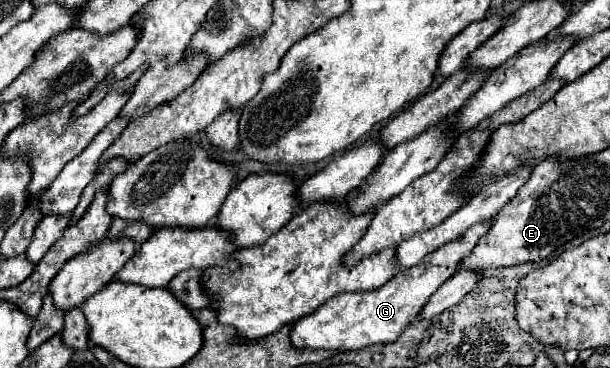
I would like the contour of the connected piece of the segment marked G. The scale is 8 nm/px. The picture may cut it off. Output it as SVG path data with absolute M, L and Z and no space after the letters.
M480 222L478 226L470 226L462 238L448 242L428 254L418 266L410 266L410 270L402 270L390 282L372 292L362 294L338 294L326 300L316 312L300 318L292 328L292 344L296 348L328 348L328 350L362 350L372 344L388 344L394 342L400 332L418 318L418 310L428 302L430 294L442 286L448 278L456 274L460 262L472 252L478 240L490 230L490 222Z

